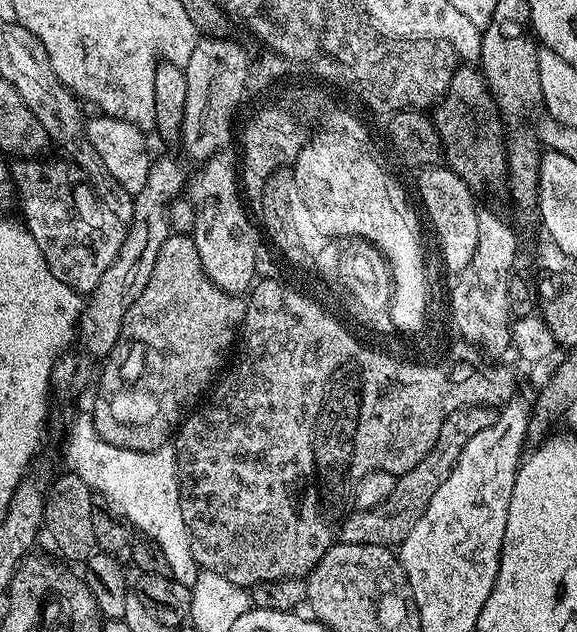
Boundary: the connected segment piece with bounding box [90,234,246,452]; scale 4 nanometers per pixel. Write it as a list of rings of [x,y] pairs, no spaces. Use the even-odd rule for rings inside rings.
[[[169,234],[166,242],[162,242],[162,250],[158,250],[154,274],[150,274],[150,282],[146,282],[146,286],[141,288],[138,297],[140,337],[136,344],[140,347],[140,357],[133,364],[128,360],[107,361],[108,381],[104,384],[105,389],[97,390],[96,401],[90,409],[96,433],[114,446],[135,452],[153,452],[165,447],[173,439],[193,405],[221,375],[225,367],[224,359],[232,348],[232,339],[235,336],[237,339],[238,329],[244,323],[245,307],[245,301],[239,295],[224,292],[206,275],[198,256],[196,241],[191,235]],[[135,380],[136,392],[128,392]]]

